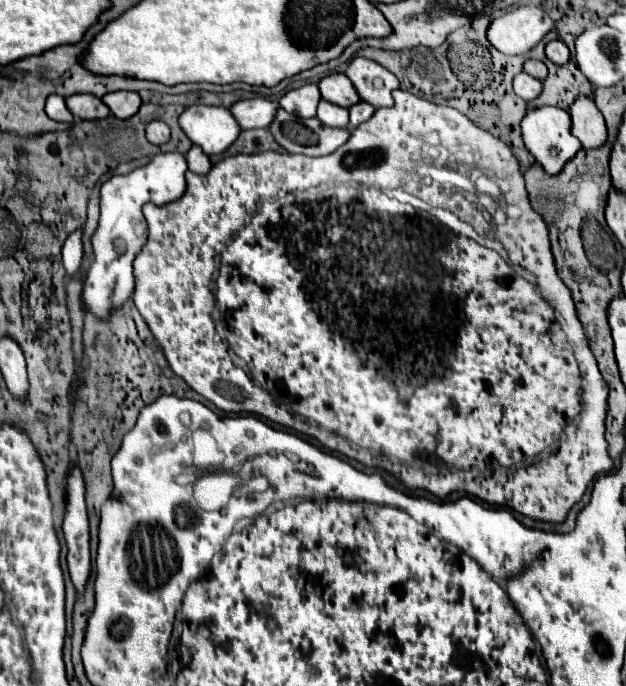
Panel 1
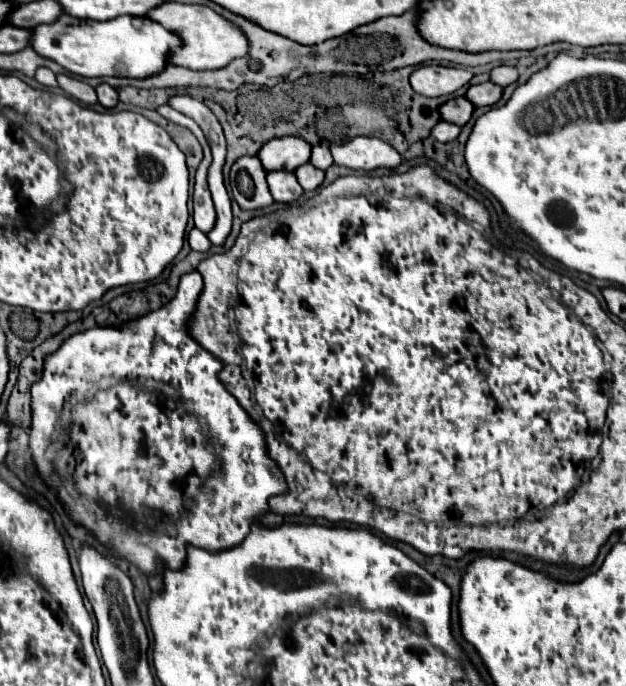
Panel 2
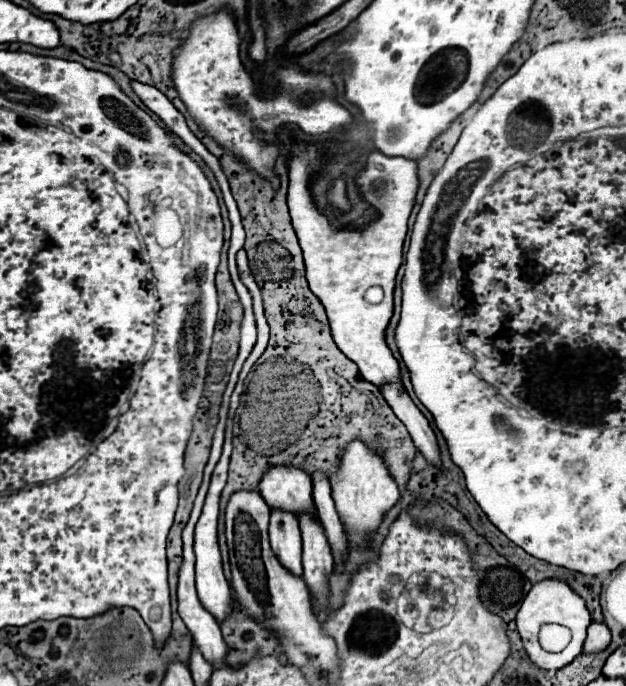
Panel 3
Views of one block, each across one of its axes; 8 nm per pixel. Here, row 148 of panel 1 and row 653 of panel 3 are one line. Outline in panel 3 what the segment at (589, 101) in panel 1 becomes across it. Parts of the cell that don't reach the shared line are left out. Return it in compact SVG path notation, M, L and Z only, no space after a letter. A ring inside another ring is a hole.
M592 622L588 628L588 638L584 640L584 652L598 652L610 644L610 630L602 622Z

